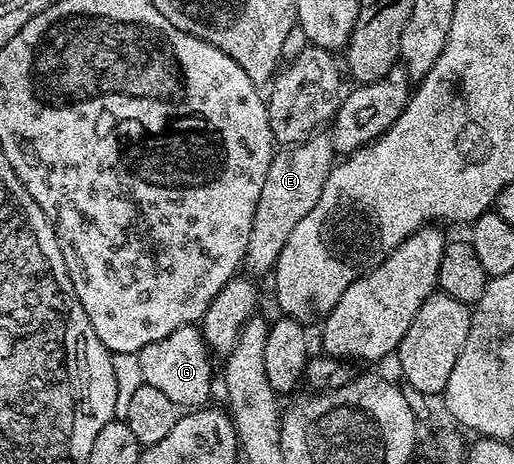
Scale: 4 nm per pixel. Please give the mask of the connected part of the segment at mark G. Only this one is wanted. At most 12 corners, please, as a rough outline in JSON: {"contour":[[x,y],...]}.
{"contour":[[200,327],[143,346],[144,383],[185,410],[210,403],[214,357]]}

